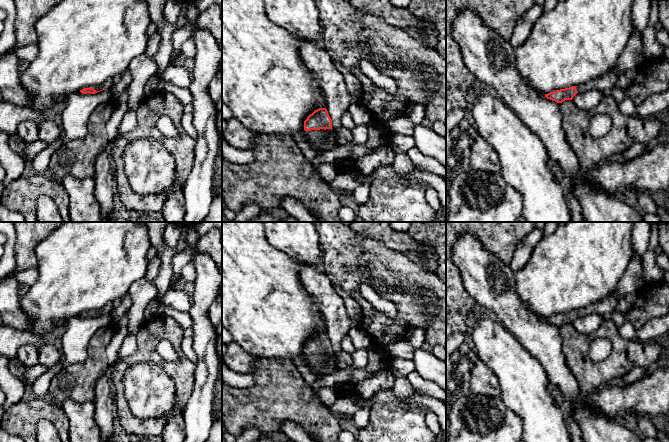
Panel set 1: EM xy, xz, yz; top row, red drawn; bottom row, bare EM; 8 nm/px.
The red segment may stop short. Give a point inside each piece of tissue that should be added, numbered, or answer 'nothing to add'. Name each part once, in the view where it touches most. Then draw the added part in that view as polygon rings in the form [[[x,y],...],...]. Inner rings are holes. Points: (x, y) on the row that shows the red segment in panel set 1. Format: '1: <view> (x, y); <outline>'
1: xz (316, 136); [[[320,129],[320,130],[310,130],[307,132],[307,135],[314,143],[321,142],[324,137],[326,136],[326,130]]]

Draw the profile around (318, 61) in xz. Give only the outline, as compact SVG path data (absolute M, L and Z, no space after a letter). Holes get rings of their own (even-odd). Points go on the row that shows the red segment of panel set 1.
M300 42L300 56L319 83L325 96L325 104L332 120L332 129L342 126L342 117L348 112L352 99L347 92L344 76L338 71L334 60L317 42Z

